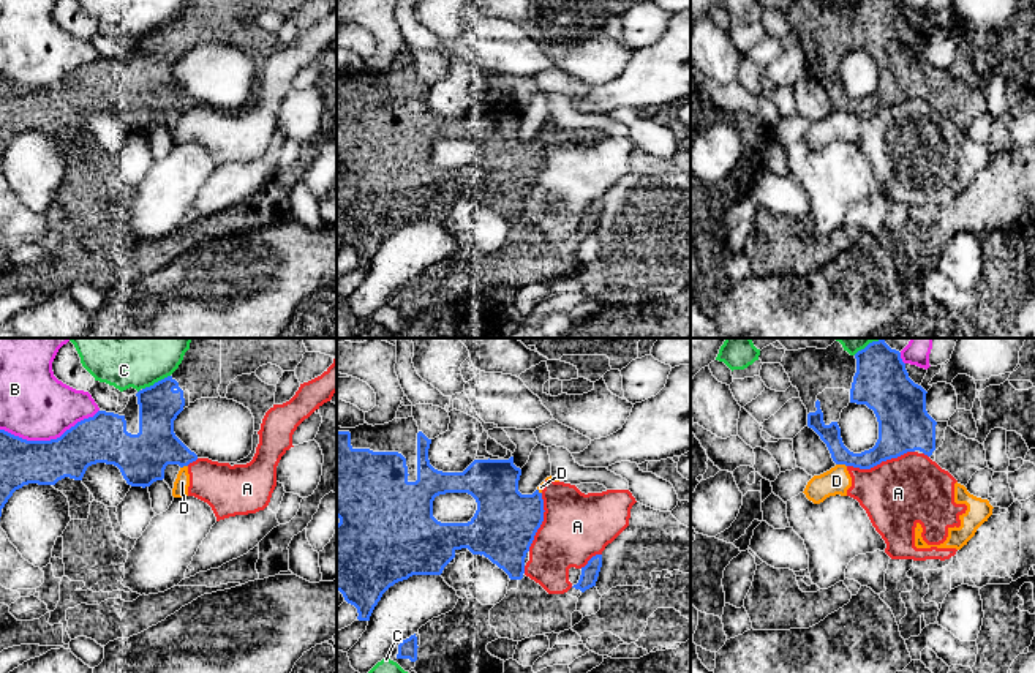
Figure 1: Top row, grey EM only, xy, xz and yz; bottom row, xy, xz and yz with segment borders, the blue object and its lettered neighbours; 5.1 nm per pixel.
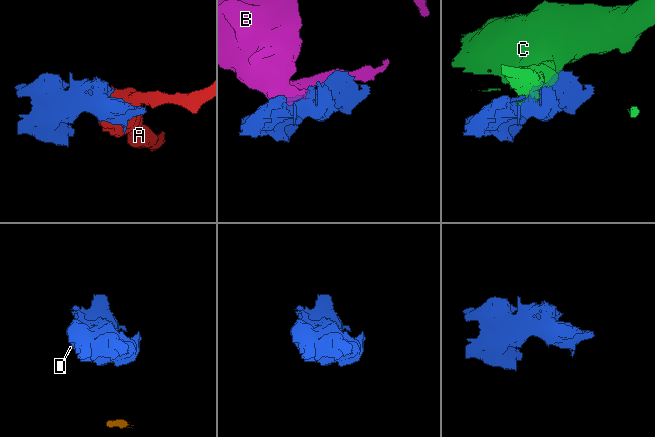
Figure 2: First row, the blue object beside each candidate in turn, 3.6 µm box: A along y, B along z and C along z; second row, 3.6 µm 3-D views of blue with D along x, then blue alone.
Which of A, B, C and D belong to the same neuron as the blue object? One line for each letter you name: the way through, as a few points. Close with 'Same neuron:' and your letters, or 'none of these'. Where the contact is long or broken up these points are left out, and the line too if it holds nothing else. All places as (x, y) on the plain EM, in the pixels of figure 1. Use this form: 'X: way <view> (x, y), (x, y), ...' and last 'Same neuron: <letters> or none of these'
Same neuron: none of these

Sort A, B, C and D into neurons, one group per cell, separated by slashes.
A D / B / C

